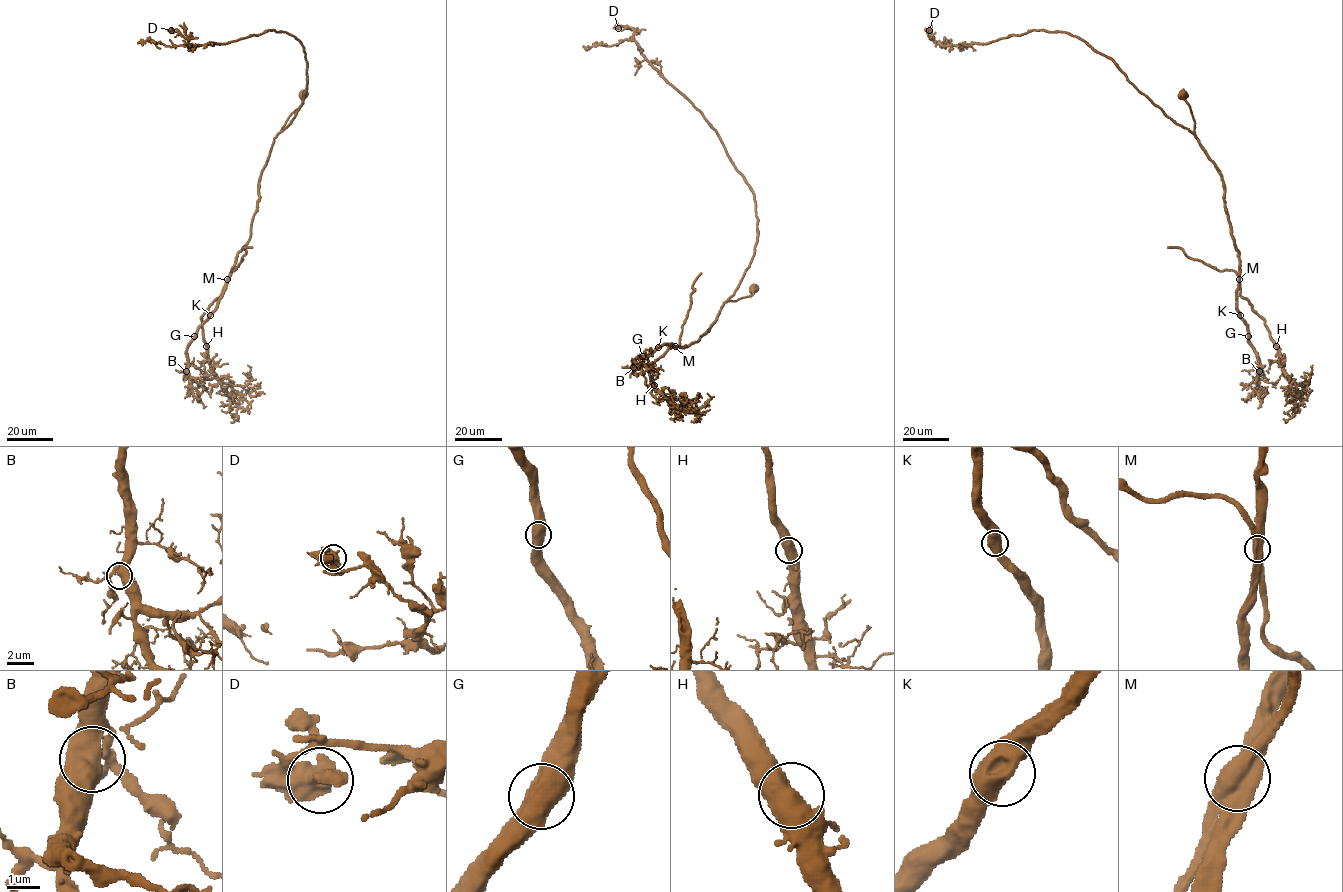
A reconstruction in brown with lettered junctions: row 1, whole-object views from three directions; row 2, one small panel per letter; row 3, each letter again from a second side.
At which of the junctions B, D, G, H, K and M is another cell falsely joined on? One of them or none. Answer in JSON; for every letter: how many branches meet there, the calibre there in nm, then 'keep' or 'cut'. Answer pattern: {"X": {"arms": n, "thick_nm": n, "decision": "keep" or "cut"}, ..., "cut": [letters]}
{"B": {"arms": 2, "thick_nm": 500, "decision": "keep"}, "D": {"arms": 2, "thick_nm": 650, "decision": "keep"}, "G": {"arms": 2, "thick_nm": 700, "decision": "keep"}, "H": {"arms": 2, "thick_nm": 700, "decision": "keep"}, "K": {"arms": 2, "thick_nm": 650, "decision": "keep"}, "M": {"arms": 2, "thick_nm": 700, "decision": "cut"}, "cut": ["M"]}

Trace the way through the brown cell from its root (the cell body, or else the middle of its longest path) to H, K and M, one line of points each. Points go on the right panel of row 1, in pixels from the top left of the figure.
H: (1183, 95), (1194, 121), (1194, 135), (1223, 182), (1225, 211), (1238, 252), (1240, 295), (1264, 320), (1276, 346)
K: (1183, 95), (1194, 121), (1194, 135), (1223, 182), (1225, 211), (1238, 252), (1237, 311), (1240, 315)
M: (1183, 95), (1194, 121), (1194, 135), (1223, 182), (1225, 211), (1238, 252), (1239, 279)

